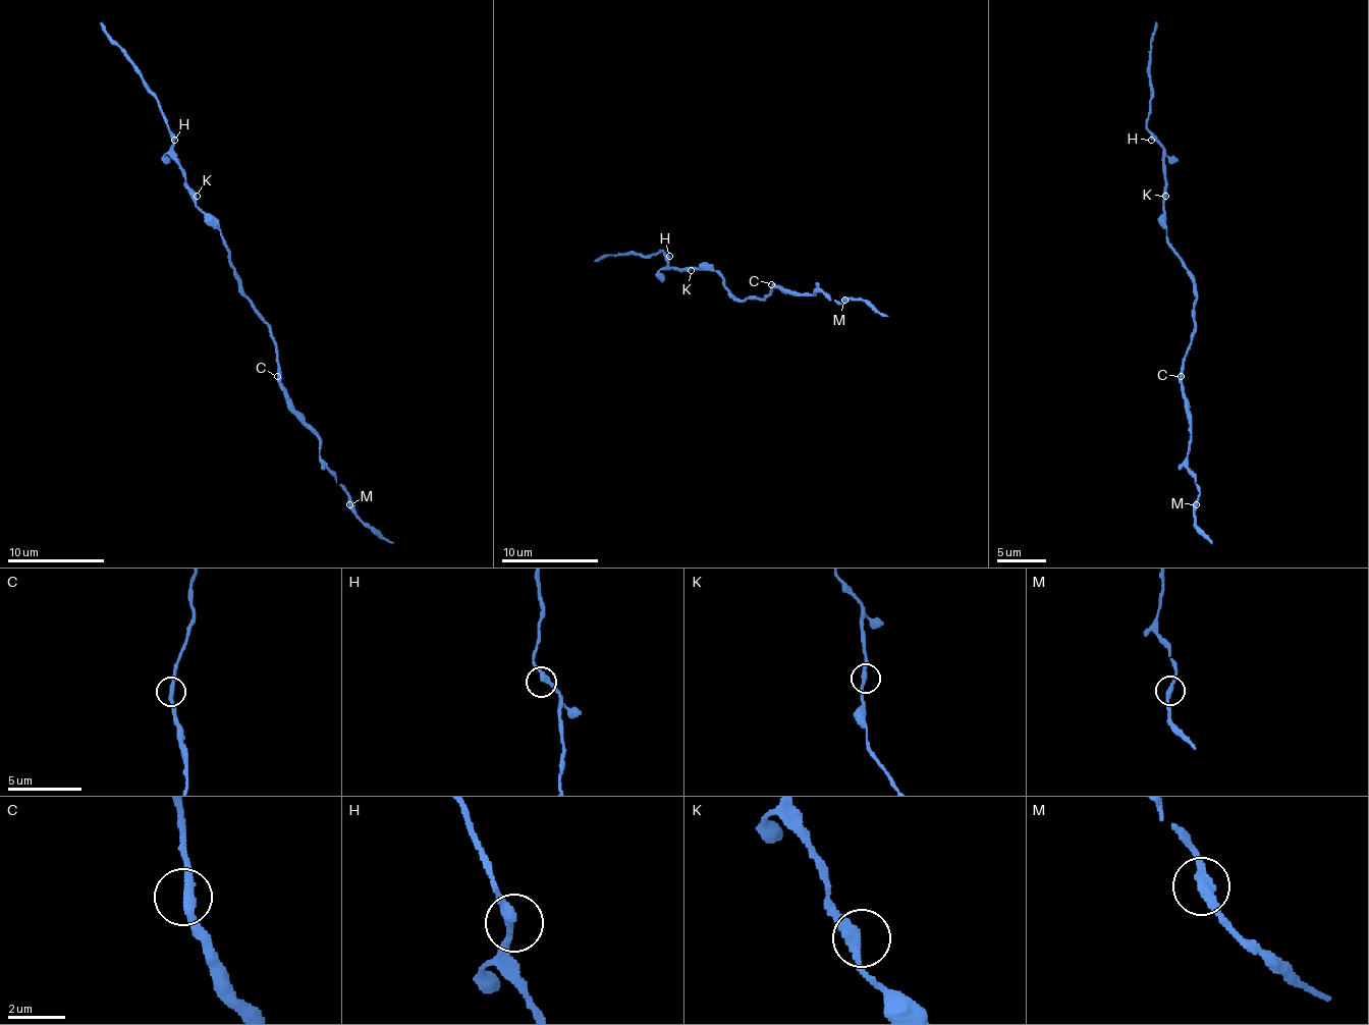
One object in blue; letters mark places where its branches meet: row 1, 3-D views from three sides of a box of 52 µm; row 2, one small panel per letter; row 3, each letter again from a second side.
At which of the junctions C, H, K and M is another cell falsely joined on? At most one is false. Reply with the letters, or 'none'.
none

